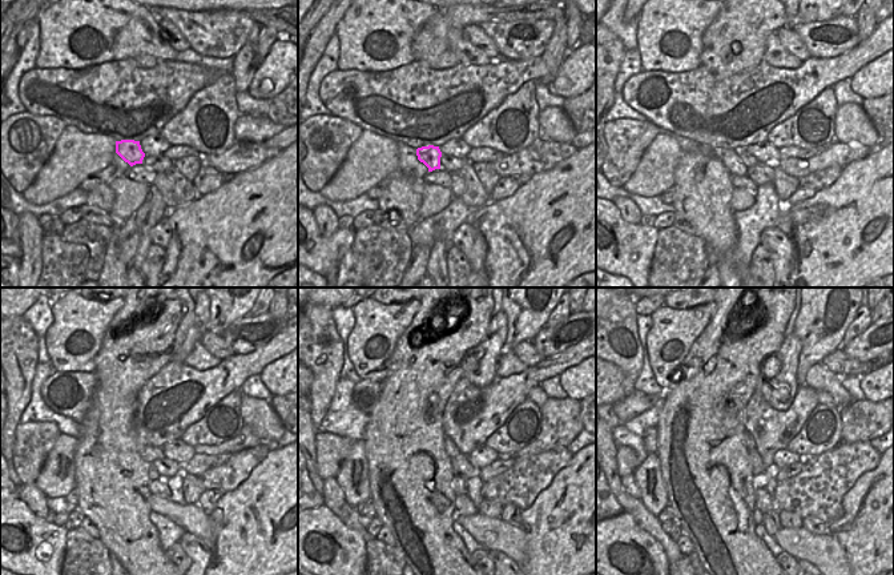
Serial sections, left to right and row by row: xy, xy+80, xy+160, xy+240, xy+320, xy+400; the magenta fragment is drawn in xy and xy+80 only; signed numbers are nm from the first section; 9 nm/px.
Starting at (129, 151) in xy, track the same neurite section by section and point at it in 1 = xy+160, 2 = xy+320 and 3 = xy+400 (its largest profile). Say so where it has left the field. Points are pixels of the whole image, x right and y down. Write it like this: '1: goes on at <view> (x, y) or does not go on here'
1: goes on at xy+160 (729, 157)
2: goes on at xy+320 (459, 485)
3: goes on at xy+400 (762, 498)

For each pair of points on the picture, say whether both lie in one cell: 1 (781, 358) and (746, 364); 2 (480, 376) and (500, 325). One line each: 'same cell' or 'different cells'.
1: different cells
2: same cell

